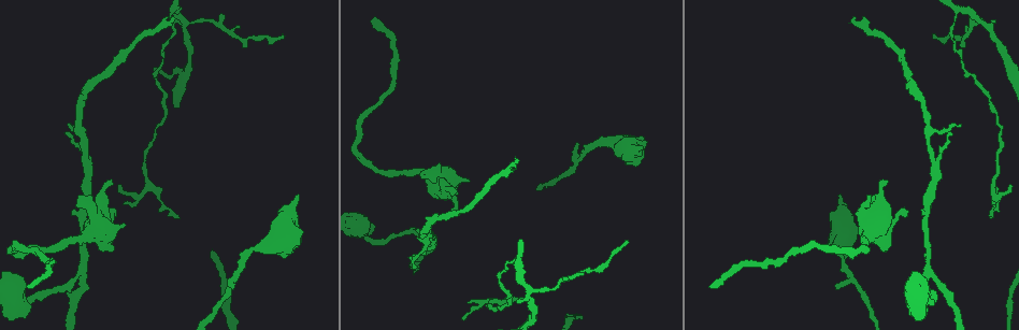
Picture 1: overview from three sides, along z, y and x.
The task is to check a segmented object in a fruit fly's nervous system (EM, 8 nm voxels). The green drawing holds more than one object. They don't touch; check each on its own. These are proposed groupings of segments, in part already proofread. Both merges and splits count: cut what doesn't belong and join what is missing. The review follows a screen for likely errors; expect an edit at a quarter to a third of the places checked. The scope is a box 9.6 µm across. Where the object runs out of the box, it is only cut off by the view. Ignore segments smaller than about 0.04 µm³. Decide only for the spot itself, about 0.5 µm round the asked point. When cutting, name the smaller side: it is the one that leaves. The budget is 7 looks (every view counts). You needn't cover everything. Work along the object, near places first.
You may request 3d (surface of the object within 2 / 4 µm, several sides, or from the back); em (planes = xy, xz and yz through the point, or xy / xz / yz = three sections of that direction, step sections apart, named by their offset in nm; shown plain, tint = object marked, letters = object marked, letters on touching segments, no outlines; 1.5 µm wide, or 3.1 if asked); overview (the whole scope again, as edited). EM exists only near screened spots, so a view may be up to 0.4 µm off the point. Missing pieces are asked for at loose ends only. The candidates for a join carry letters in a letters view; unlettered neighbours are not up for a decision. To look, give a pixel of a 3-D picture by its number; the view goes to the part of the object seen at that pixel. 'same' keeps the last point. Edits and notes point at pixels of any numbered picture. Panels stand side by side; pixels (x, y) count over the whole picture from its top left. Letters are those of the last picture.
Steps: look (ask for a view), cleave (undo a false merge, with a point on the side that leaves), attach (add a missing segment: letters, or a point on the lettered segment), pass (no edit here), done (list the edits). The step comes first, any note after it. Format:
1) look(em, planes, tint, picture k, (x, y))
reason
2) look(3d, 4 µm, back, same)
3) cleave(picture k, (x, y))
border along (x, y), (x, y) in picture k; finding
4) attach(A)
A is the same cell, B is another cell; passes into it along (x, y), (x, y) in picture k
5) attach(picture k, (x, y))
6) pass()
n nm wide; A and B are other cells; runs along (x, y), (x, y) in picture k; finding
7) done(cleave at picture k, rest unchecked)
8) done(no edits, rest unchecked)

look(3d, 2 µm, picture 1, (283, 33))
long arm stops here

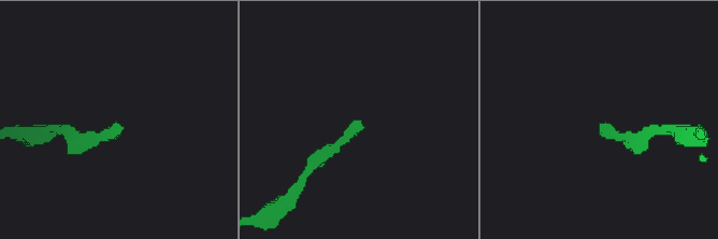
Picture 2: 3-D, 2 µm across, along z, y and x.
look(em, xz, step 8, letters, picture 2, (361, 123))
need the tissue

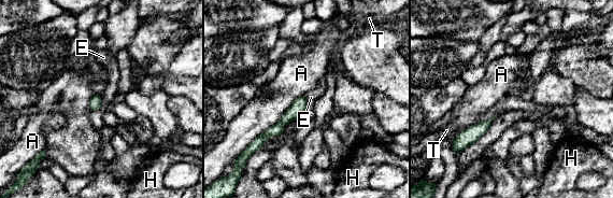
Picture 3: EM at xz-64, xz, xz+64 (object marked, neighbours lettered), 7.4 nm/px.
pass()
A, E, H and T are other cells; none of them fits

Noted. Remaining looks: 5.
look(3d, 4 µm, picture 1, (174, 17))
tapers out

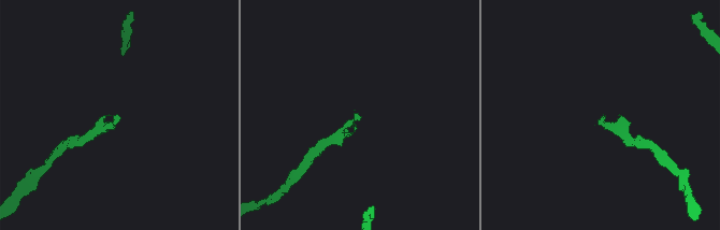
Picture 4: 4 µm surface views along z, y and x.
look(em, xz, step 4, letters, picture 4, (603, 115))

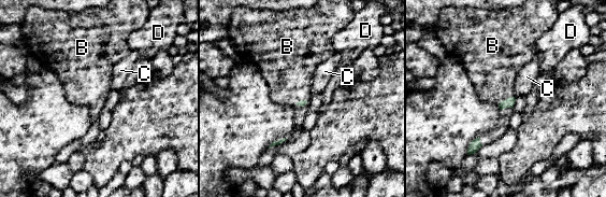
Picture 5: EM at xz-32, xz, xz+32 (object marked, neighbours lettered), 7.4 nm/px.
look(em, planes, letters, same)

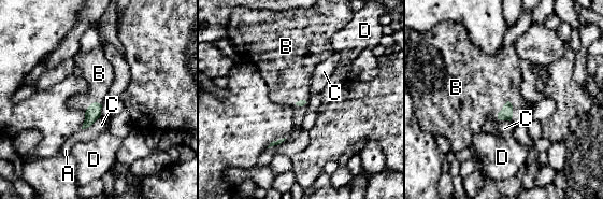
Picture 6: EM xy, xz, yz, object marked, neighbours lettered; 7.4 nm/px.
attach(B)
B is the same cell, A, C and D are other cells; the neuron continues

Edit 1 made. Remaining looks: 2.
done(attach at picture 6, rest unchecked)

